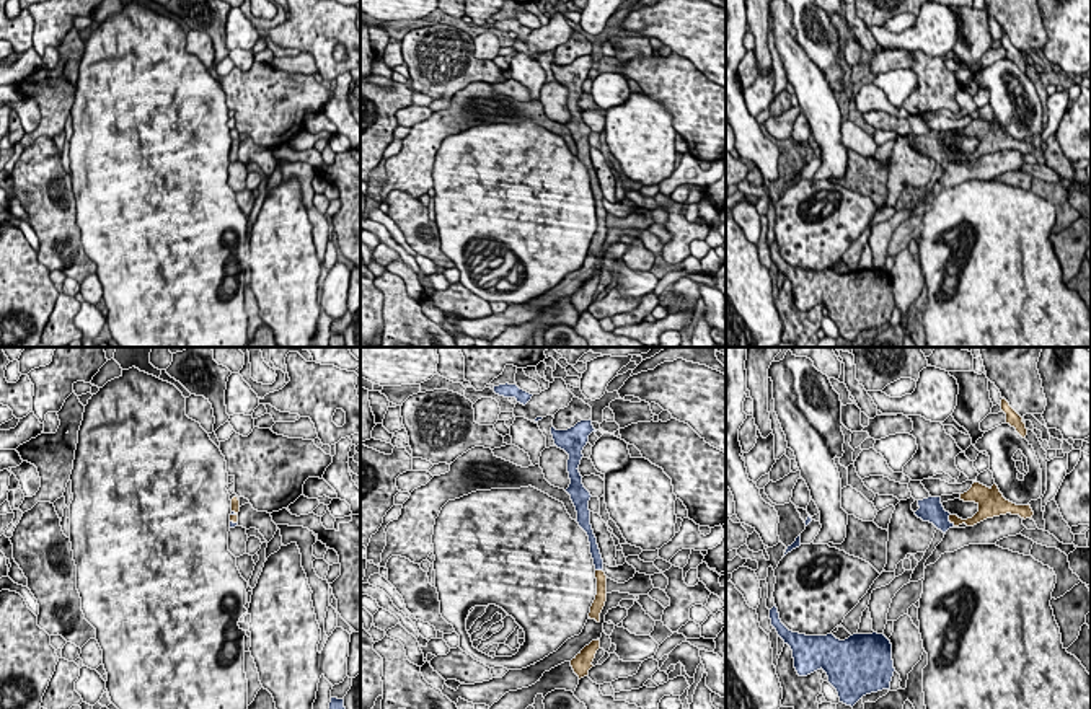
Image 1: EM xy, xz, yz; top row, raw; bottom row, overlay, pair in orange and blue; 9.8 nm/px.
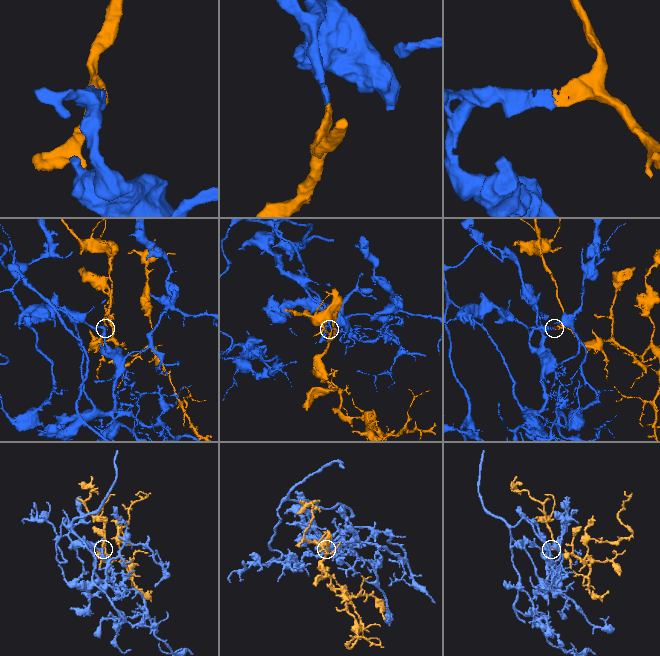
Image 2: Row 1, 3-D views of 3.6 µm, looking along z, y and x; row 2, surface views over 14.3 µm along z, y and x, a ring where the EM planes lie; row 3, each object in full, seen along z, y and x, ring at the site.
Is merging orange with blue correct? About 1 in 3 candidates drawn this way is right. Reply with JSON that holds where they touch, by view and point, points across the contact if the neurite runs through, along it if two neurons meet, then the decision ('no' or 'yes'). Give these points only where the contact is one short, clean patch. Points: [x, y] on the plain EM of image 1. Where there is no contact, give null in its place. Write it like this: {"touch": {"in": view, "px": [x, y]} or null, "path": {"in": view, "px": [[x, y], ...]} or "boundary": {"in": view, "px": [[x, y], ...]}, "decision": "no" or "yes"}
{"touch": {"in": "yz", "px": [949, 155]}, "path": {"in": "yz", "px": [[953, 154], [949, 155], [940, 154], [931, 145]]}, "decision": "yes"}

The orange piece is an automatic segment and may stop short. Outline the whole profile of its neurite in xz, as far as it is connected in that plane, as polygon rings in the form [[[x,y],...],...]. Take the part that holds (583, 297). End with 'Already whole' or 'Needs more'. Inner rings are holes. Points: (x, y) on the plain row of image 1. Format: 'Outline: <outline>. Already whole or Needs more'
Outline: [[[592,275],[571,295],[571,302],[574,308],[579,311],[579,315],[589,310],[589,305],[594,302],[592,297],[599,284],[600,275]]]. Already whole

